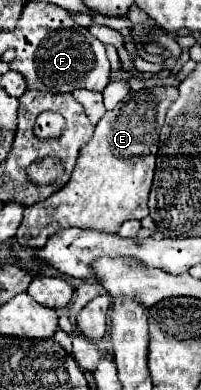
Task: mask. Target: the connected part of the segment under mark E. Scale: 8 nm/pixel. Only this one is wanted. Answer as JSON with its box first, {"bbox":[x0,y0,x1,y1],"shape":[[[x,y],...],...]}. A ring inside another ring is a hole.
{"bbox":[23,86,179,248],"shape":[[[173,86],[131,92],[111,112],[107,112],[95,126],[95,134],[91,142],[79,152],[79,160],[69,182],[59,192],[55,192],[55,196],[49,196],[47,200],[33,204],[31,208],[25,208],[25,216],[23,216],[25,240],[41,240],[41,248],[43,248],[43,244],[47,244],[47,240],[63,228],[93,228],[101,232],[117,232],[125,220],[143,220],[145,216],[149,216],[147,196],[155,172],[159,132],[165,114],[169,106],[175,102],[177,94],[179,94],[177,88]]]}

